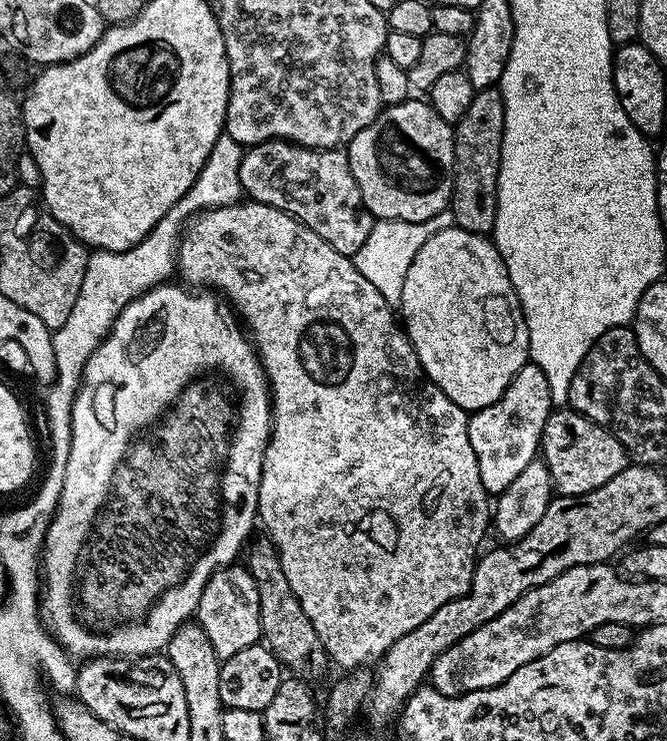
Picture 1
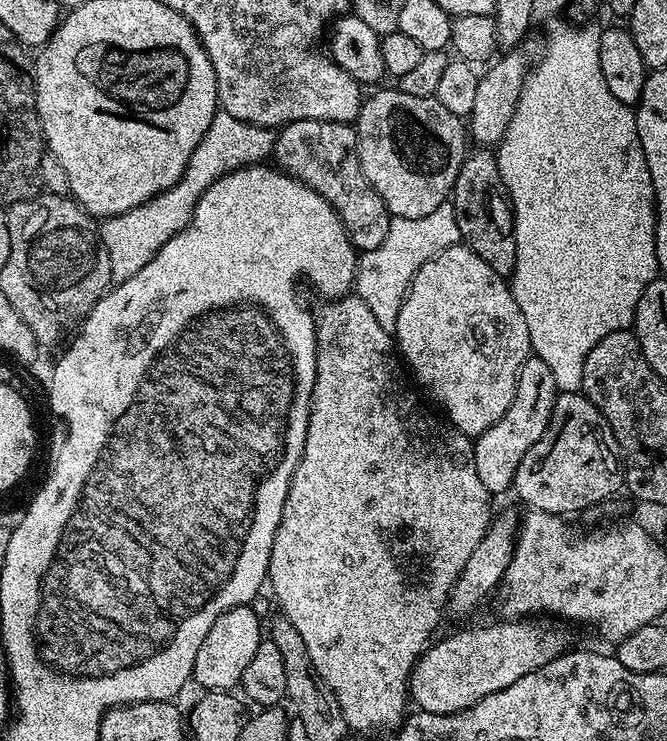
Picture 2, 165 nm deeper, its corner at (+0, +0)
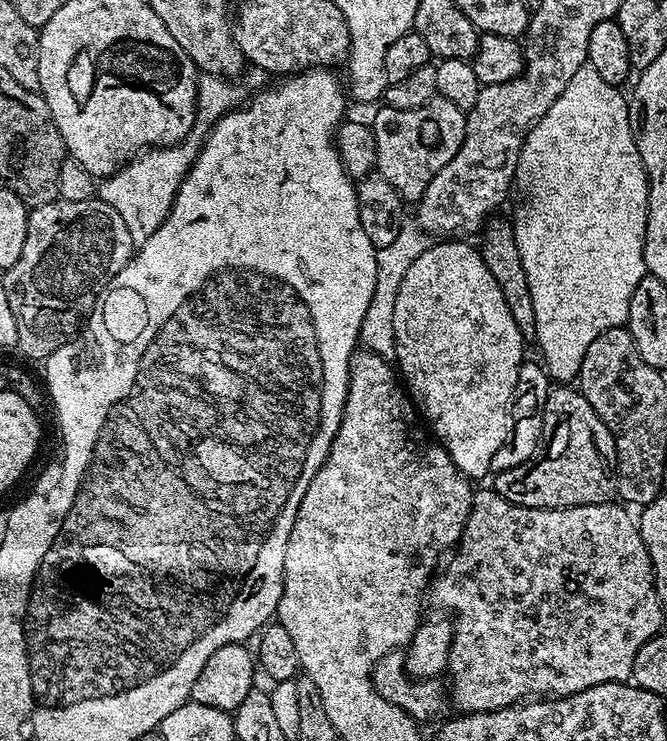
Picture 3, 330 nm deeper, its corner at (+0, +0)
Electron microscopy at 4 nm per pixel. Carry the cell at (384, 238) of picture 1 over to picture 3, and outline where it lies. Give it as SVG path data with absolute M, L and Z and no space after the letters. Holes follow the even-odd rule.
M415 222L401 223L398 238L390 246L376 248L374 252L374 275L370 306L364 308L364 317L358 326L358 340L367 351L378 354L383 360L392 362L396 359L396 339L394 338L394 302L398 302L398 290L406 270L430 246L429 233ZM409 223L409 224L408 224Z

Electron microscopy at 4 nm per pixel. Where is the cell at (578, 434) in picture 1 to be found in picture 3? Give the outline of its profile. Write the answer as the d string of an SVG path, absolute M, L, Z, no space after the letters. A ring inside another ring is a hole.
M556 386L551 389L546 398L546 406L544 407L544 425L542 426L542 434L540 435L540 445L534 450L534 454L530 454L530 458L526 458L526 462L522 462L522 466L514 466L505 472L495 473L494 490L502 498L506 498L506 502L514 502L518 506L530 506L531 508L569 508L570 506L590 506L591 504L609 503L617 495L618 492L618 461L616 459L616 443L610 434L610 430L606 426L606 422L602 422L602 418L598 418L598 414L594 410L594 406L590 406L590 402L586 402L586 398L575 387L572 386Z

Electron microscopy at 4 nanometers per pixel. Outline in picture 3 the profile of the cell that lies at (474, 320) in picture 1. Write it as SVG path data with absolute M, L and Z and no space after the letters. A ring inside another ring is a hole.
M448 238L443 242L436 242L440 244L433 243L431 246L422 253L419 258L415 260L414 263L410 266L410 270L406 270L406 278L402 278L402 286L398 290L398 302L394 302L394 338L396 339L396 359L394 361L395 367L398 369L399 375L402 377L403 387L406 389L413 405L418 409L419 415L420 412L422 415L428 419L427 427L430 429L432 427L432 432L437 441L444 445L444 449L448 451L450 454L450 458L454 462L454 466L458 466L458 470L462 473L463 476L468 477L469 481L477 482L476 480L480 480L483 478L484 468L485 472L492 467L492 459L494 458L495 452L498 450L498 446L502 442L506 442L506 438L508 437L508 430L510 427L510 405L513 403L515 394L516 394L516 369L519 365L525 363L526 356L524 356L524 347L526 347L526 341L522 333L517 332L515 322L513 318L508 316L506 302L501 300L500 290L498 286L498 282L494 280L494 278L490 274L490 270L484 268L483 258L479 251L475 247L471 248L468 244L459 244L459 239L456 238Z

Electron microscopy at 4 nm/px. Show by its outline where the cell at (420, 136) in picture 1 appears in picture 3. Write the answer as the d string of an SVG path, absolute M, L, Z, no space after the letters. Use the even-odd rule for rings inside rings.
M439 98L426 102L426 106L418 106L418 110L394 110L387 106L376 110L370 127L376 143L378 170L382 178L394 186L401 200L419 202L426 186L434 182L434 174L438 174L438 170L458 154L464 141L466 113L454 106L454 102Z

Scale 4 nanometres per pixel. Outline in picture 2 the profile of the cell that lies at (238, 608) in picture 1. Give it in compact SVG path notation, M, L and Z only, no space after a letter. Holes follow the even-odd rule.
M229 606L212 621L202 638L202 646L196 651L194 666L190 670L193 681L197 680L204 690L232 690L237 687L246 674L246 666L258 651L262 639L260 620L256 617L255 607Z

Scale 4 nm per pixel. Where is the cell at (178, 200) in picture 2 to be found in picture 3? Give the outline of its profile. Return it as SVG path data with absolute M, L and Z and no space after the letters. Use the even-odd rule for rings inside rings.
M201 75L196 81L196 113L188 137L168 148L149 148L121 168L115 176L105 176L99 181L98 199L118 210L122 222L126 222L126 230L130 230L133 245L144 244L150 234L154 234L154 230L166 222L176 201L180 183L200 153L208 132L227 112L241 103L240 88L236 82L235 79L223 76Z

